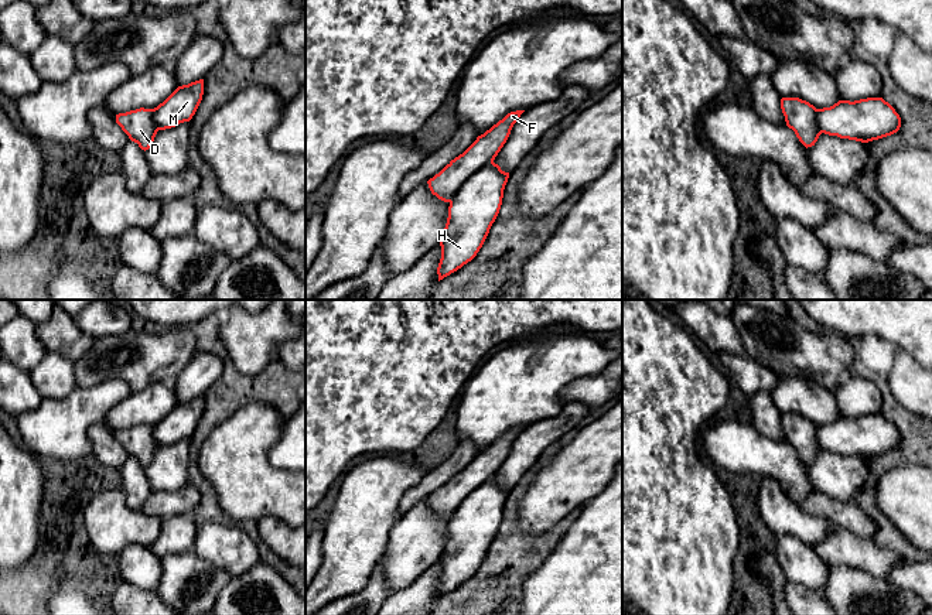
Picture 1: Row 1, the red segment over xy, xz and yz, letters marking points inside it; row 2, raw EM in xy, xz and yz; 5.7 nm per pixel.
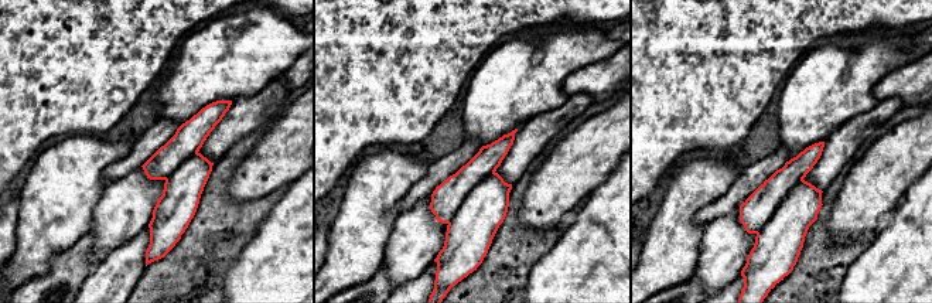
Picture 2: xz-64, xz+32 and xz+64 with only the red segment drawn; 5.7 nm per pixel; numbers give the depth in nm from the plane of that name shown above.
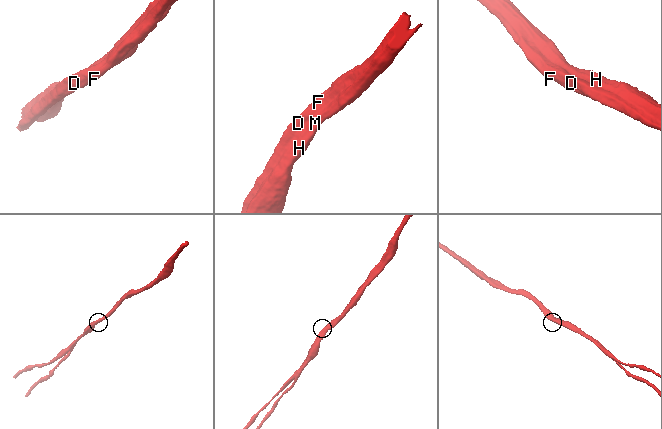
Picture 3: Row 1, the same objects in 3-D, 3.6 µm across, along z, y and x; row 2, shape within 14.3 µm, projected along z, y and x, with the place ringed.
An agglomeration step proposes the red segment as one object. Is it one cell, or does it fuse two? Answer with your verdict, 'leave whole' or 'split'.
split

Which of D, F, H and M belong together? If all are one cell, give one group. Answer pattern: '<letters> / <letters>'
D F / H M

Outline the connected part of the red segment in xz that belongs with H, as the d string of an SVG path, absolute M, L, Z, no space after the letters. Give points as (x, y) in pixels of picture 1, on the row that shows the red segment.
M492 161L455 192L440 238L438 281L477 256L499 213L508 178L509 172Z

